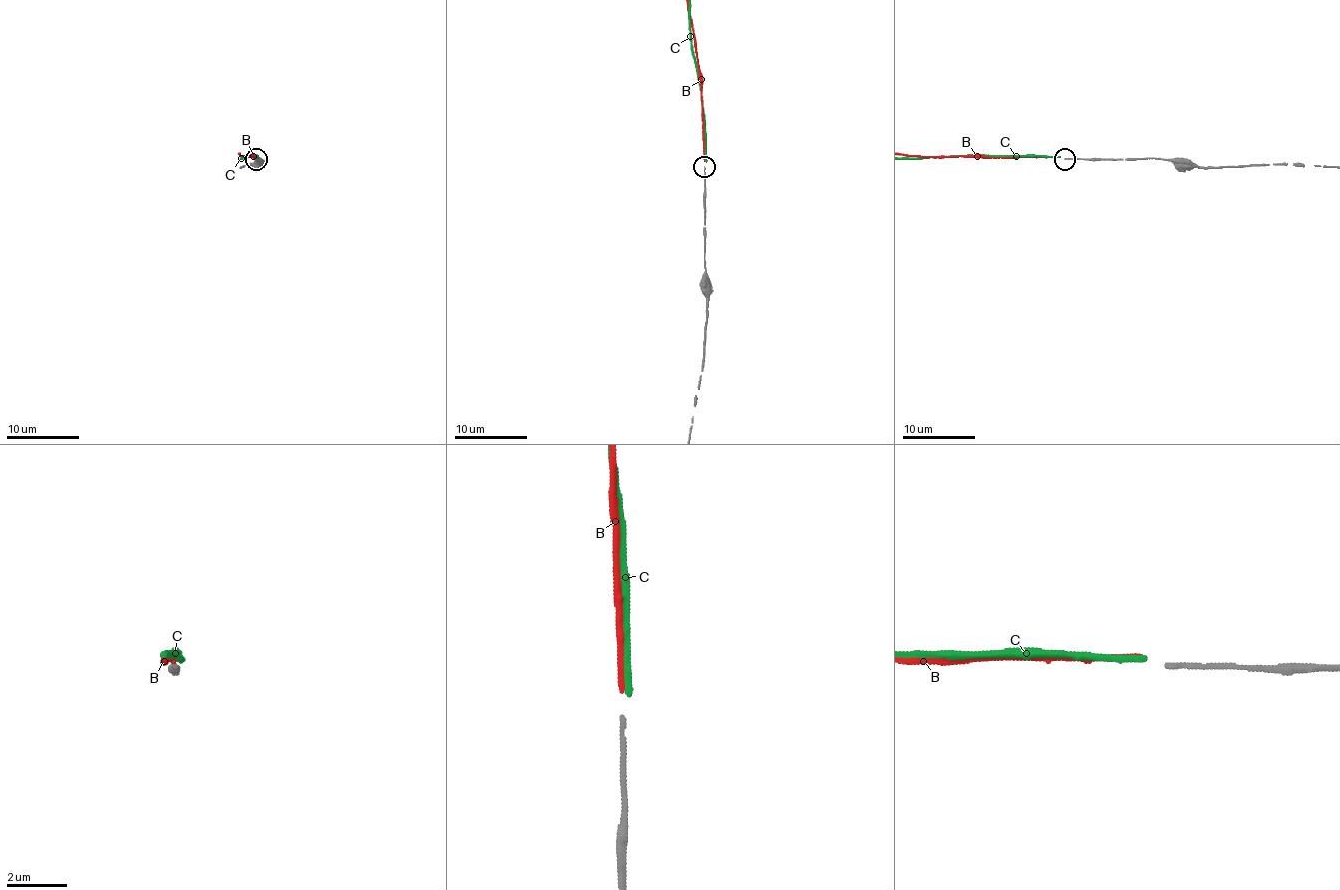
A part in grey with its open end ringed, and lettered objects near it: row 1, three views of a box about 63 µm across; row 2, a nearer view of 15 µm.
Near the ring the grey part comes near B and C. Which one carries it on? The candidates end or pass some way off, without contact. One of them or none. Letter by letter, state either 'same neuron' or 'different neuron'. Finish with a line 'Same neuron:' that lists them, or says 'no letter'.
B: different neuron
C: different neuron
Same neuron: no letter

